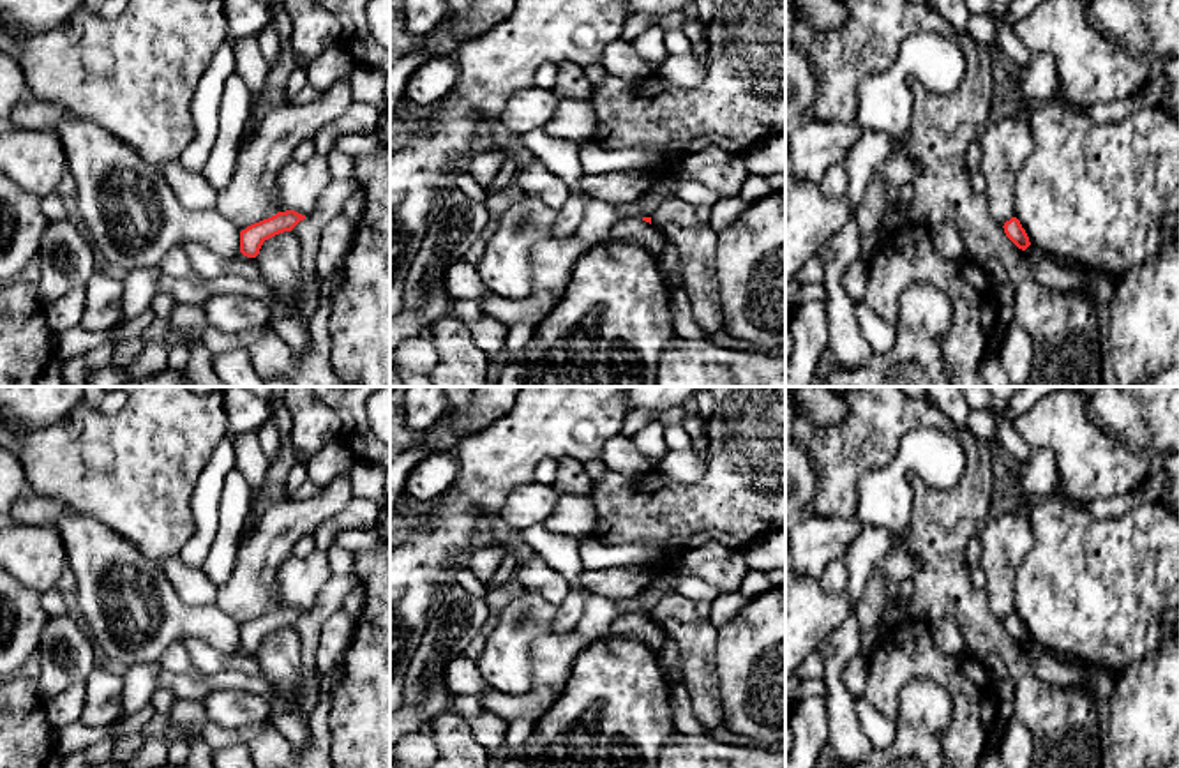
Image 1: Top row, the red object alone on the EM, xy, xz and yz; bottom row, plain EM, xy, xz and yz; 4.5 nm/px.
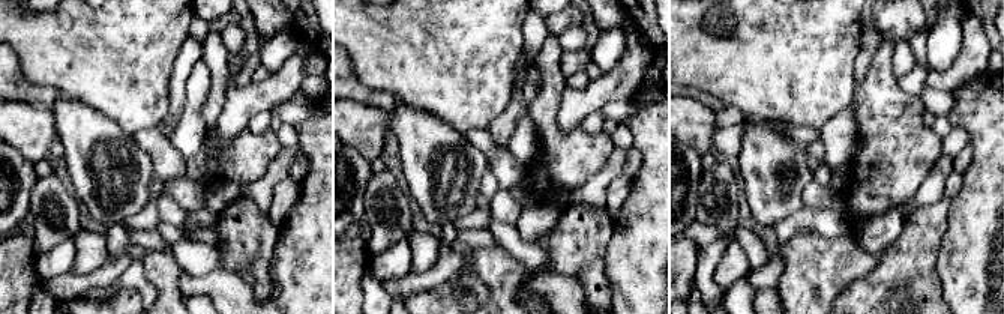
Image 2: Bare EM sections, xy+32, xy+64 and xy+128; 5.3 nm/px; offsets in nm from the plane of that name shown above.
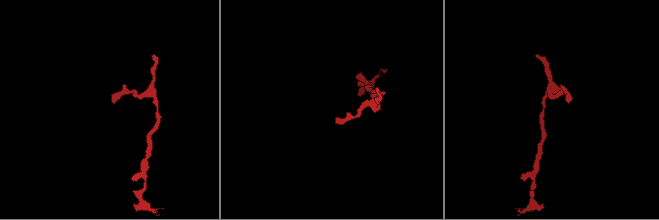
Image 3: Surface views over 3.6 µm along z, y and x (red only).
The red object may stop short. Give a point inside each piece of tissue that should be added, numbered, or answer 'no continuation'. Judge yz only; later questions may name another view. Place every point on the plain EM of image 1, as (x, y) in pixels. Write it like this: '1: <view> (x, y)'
no continuation

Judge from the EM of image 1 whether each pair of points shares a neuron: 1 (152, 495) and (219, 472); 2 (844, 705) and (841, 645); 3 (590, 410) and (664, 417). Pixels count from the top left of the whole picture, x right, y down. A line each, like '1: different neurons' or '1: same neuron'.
1: different neurons
2: same neuron
3: different neurons

